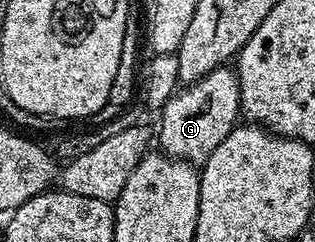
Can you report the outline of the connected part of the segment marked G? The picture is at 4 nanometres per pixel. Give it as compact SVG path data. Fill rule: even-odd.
M219 66L194 84L176 90L163 105L159 111L158 146L176 160L202 165L238 124L241 108L238 74L228 66Z

